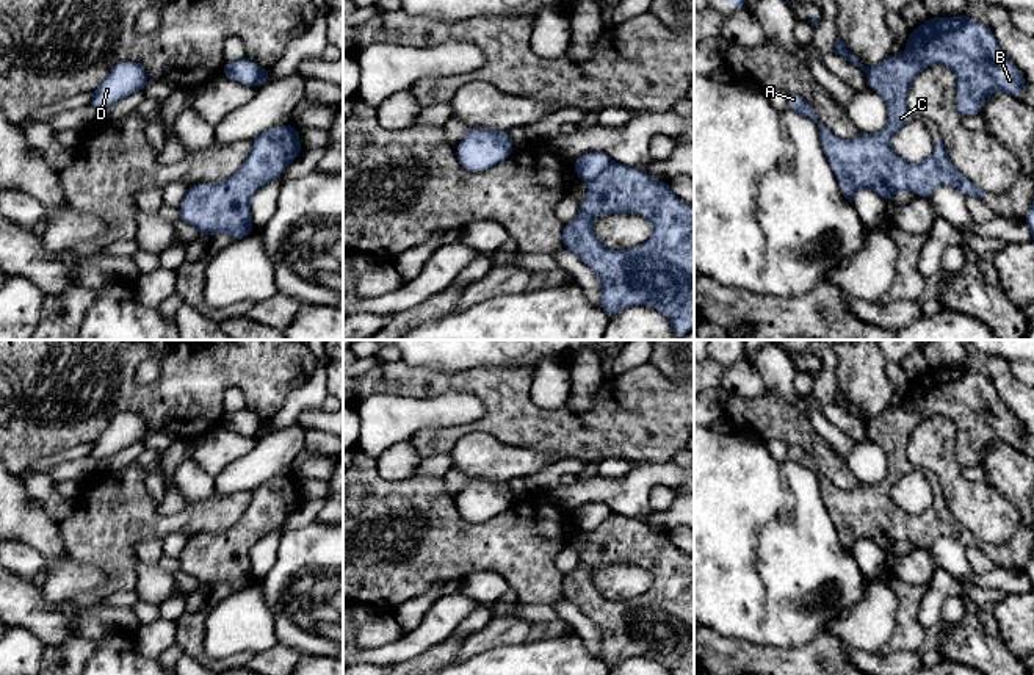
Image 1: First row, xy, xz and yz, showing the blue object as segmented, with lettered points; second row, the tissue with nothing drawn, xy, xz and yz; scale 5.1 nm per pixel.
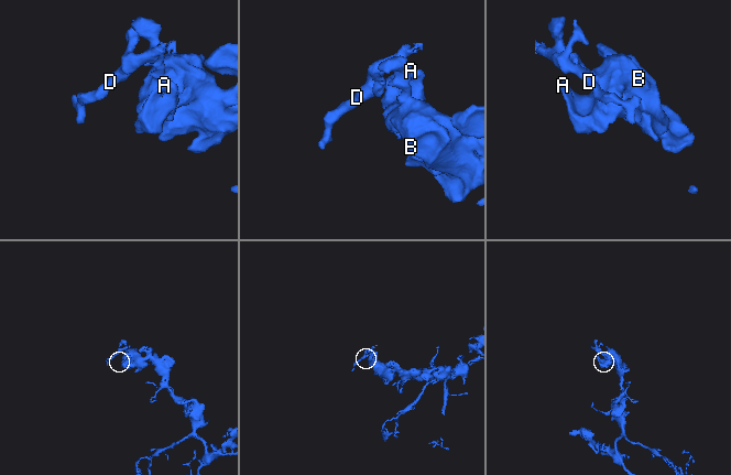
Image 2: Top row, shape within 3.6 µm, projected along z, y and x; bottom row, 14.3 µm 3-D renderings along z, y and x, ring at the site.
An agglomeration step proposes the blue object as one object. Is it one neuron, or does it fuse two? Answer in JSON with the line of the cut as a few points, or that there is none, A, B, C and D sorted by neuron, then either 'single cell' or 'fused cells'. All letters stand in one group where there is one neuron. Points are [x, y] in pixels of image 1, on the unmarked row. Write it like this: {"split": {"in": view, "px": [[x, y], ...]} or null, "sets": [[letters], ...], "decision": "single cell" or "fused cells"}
{"split": {"in": "xz", "px": [[611, 512], [588, 533]]}, "sets": [["A", "B", "C"], ["D"]], "decision": "fused cells"}

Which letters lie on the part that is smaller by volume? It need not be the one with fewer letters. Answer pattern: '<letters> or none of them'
D

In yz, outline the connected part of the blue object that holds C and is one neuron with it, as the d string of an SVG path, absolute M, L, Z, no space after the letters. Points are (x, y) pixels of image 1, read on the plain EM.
M960 365L929 368L909 382L902 406L888 406L870 418L866 435L888 457L888 473L876 485L841 490L818 473L804 448L788 445L788 460L818 475L822 503L851 554L860 539L871 539L888 554L899 540L929 550L938 536L956 537L965 547L985 547L956 520L942 489L935 490L932 506L921 514L904 512L891 500L893 485L915 470L906 453L910 435L924 418L934 415L954 421L956 460L962 468L982 465L984 451L992 443L1007 443L1020 451L1028 434L989 377Z

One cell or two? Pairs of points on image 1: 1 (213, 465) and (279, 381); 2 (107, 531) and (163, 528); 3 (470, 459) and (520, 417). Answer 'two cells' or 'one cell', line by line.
1: two cells
2: one cell
3: two cells

